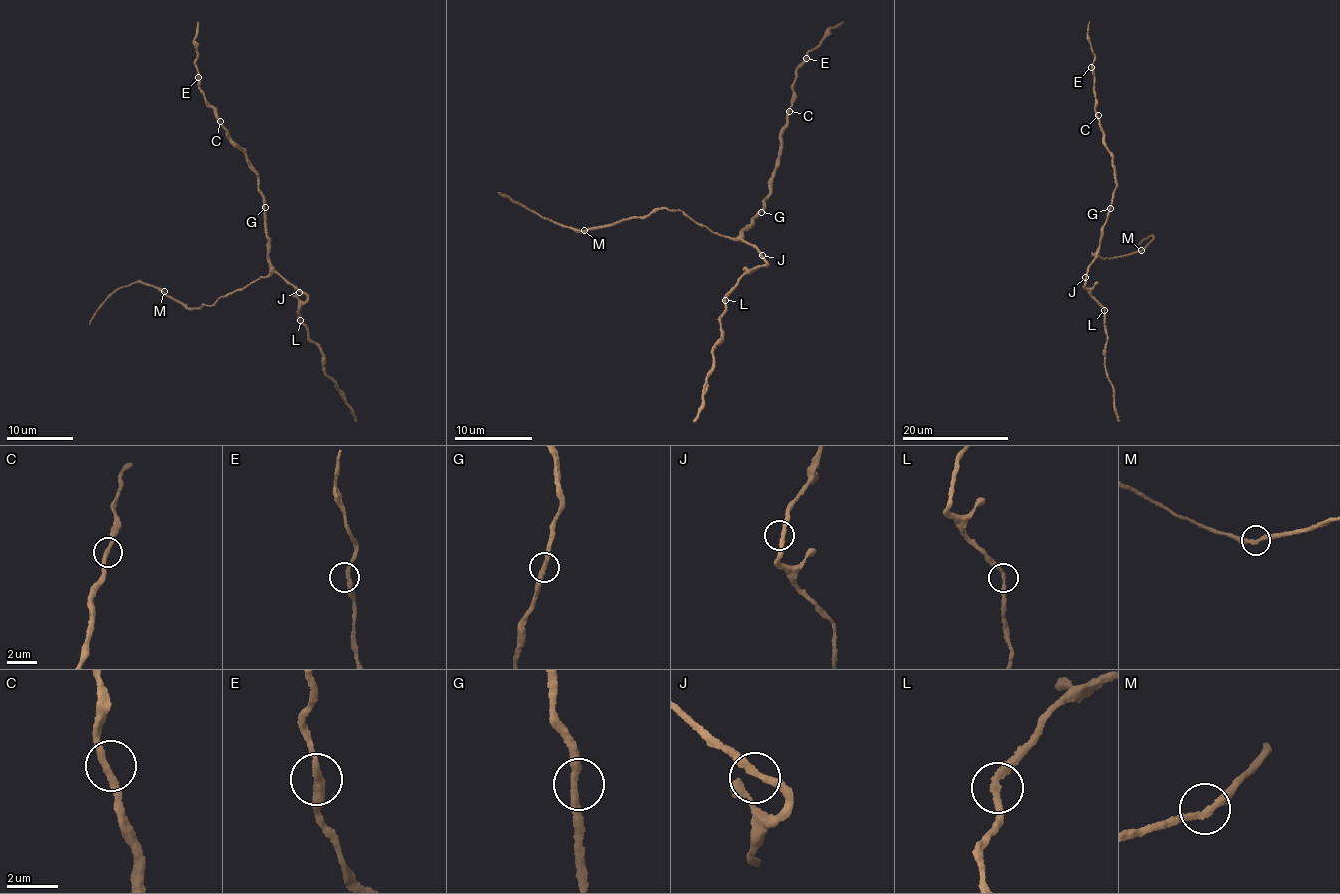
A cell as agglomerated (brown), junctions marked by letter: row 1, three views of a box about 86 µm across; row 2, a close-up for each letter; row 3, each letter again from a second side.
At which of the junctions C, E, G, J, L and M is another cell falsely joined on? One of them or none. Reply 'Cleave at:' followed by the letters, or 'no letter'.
Cleave at: no letter

